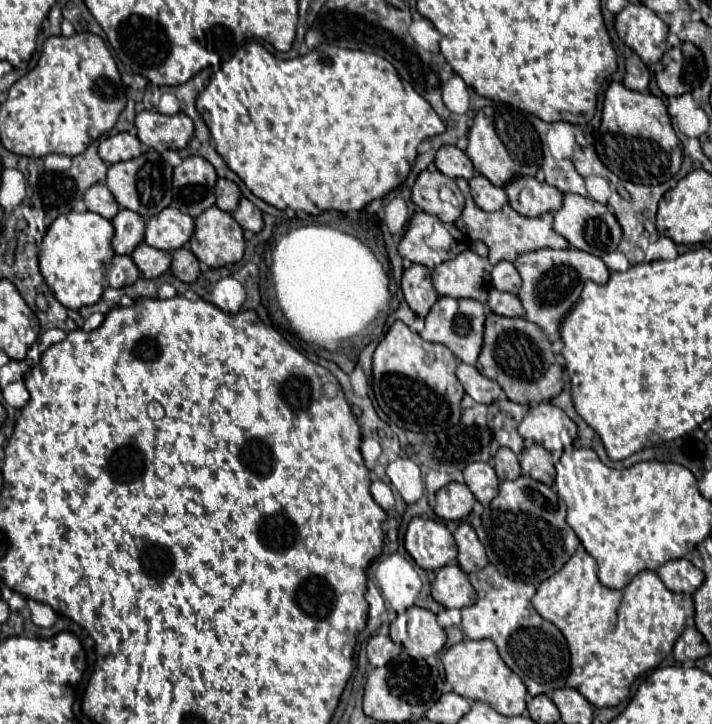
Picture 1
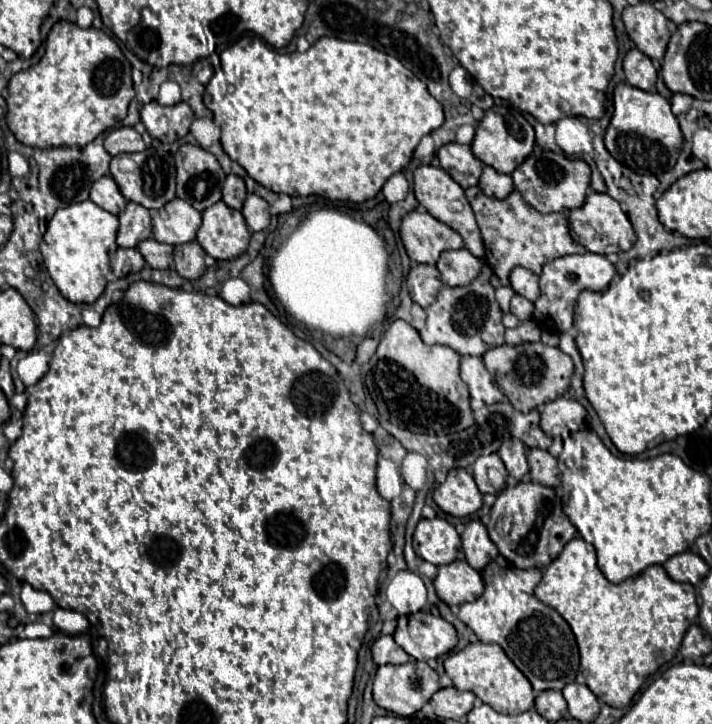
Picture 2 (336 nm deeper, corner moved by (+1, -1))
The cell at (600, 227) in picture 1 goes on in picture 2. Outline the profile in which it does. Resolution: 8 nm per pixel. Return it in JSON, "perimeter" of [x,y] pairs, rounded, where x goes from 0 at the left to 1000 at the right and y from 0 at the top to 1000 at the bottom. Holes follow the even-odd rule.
{"perimeter":[[[827,267],[822,280],[813,289],[805,289],[799,297],[799,305],[816,305],[816,311],[822,314],[833,314],[836,316],[836,327],[830,333],[822,333],[819,327],[813,327],[805,316],[802,316],[802,327],[816,336],[824,347],[830,349],[844,349],[844,352],[855,352],[855,349],[872,349],[889,341],[889,336],[895,333],[895,325],[881,302],[881,297],[875,294],[872,283],[858,275],[853,267]]]}

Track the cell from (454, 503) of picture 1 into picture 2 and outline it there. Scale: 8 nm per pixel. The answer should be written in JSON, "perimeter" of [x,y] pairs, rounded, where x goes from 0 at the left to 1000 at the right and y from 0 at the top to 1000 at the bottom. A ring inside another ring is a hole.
{"perimeter":[[[633,648],[628,664],[611,673],[608,692],[619,706],[636,714],[664,711],[678,698],[676,681],[653,648]]]}

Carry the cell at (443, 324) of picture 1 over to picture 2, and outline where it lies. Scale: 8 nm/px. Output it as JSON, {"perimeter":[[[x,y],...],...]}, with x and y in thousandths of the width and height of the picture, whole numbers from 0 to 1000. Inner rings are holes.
{"perimeter":[[[681,366],[678,377],[656,396],[622,396],[600,430],[600,449],[591,468],[600,477],[628,477],[645,490],[678,490],[687,479],[706,477],[709,454],[704,446],[704,424],[695,413],[695,399],[687,394],[690,372]]]}

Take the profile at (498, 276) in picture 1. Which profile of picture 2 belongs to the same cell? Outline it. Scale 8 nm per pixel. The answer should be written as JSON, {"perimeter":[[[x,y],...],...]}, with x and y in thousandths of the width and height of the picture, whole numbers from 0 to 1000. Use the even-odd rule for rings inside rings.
{"perimeter":[[[723,369],[715,380],[715,388],[718,388],[718,396],[735,407],[737,413],[743,416],[751,416],[757,410],[757,383],[751,377],[746,377],[743,372],[737,369]]]}

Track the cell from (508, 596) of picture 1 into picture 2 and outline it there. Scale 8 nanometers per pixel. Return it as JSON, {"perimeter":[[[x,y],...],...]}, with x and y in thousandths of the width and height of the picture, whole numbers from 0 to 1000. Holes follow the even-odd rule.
{"perimeter":[[[704,767],[692,772],[678,789],[678,802],[681,802],[681,816],[667,833],[650,833],[645,838],[642,852],[673,880],[678,888],[698,888],[704,896],[712,902],[712,907],[723,916],[723,921],[743,938],[749,946],[749,954],[765,954],[765,952],[782,952],[788,954],[796,943],[808,941],[808,932],[813,927],[813,899],[810,888],[805,880],[802,866],[796,858],[777,841],[763,836],[751,822],[749,814],[760,802],[760,789],[757,786],[723,786],[718,778],[712,778]]]}

